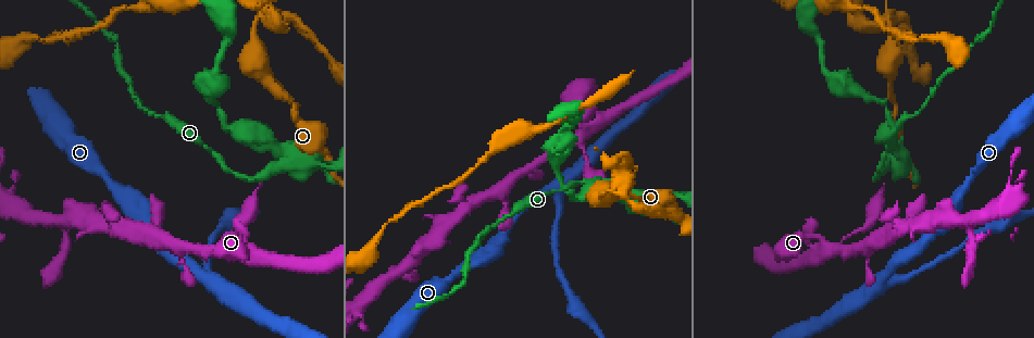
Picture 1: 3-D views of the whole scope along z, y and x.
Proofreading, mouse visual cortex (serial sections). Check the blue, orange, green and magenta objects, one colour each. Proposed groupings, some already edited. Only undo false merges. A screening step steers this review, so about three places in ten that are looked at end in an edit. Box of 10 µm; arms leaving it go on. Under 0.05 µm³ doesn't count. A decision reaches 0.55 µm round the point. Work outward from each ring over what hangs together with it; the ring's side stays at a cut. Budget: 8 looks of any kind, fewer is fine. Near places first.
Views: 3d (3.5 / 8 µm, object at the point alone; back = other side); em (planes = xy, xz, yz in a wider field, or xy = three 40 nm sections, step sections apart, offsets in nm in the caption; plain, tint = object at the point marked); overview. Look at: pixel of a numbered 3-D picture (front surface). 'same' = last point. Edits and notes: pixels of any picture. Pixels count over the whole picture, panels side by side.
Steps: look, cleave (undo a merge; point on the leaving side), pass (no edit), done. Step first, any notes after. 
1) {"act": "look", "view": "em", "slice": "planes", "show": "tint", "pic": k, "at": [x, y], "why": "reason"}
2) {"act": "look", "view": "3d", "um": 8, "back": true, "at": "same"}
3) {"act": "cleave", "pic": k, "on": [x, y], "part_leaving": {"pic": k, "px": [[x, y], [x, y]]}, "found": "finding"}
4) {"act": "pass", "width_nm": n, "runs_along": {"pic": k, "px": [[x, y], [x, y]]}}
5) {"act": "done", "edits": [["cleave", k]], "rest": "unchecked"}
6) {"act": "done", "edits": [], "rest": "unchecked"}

{"act": "look", "view": "3d", "um": 3.5, "pic": 1, "at": [581, 134], "why": "thin arm on a thick one"}

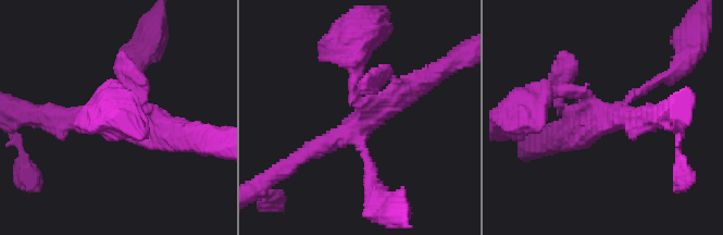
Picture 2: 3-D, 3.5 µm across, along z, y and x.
{"act": "look", "view": "em", "slice": "xy", "step": 3, "show": "tint", "pic": 2, "at": [361, 120], "arms": 4, "arm_widths_nm": [150, 200, 250, 400]}

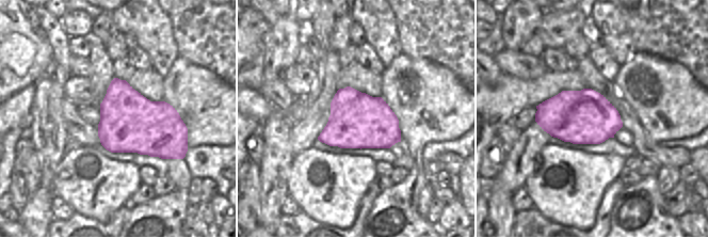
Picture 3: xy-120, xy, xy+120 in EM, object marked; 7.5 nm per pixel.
{"act": "pass", "runs_along": {"pic": 2, "px": [[352, 60], [362, 121], [299, 157]]}, "found": "all the same cell"}

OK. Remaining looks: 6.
{"act": "look", "view": "3d", "um": 3.5, "pic": 1, "at": [883, 276], "why": "sharp bend"}

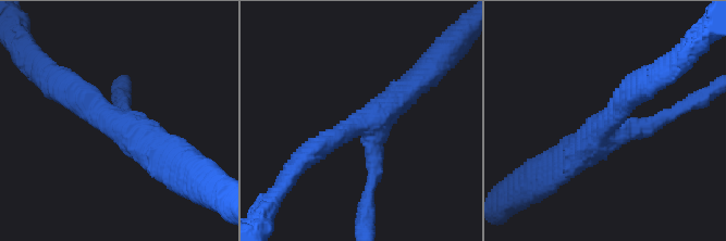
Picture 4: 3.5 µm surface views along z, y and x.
{"act": "look", "view": "em", "slice": "xy", "step": 2, "show": "tint", "pic": 4, "at": [122, 123], "arms": 3, "arm_widths_nm": [250, 350, 400]}

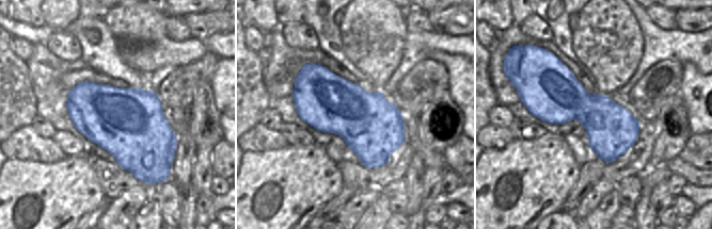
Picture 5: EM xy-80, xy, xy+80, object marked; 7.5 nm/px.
{"act": "pass", "width_nm": 460, "runs_along": {"pic": 4, "px": [[309, 153], [367, 125], [420, 80]]}, "found": "continuous, no second cell"}

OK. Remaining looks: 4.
{"act": "look", "view": "3d", "um": 8, "pic": 1, "at": [303, 165], "why": "sudden change in width"}

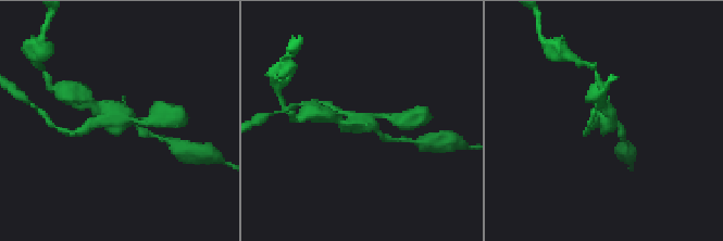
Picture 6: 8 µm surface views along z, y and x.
{"act": "look", "view": "em", "slice": "xy", "step": 1, "show": "tint", "at": "same", "why": "shape alone is not enough"}

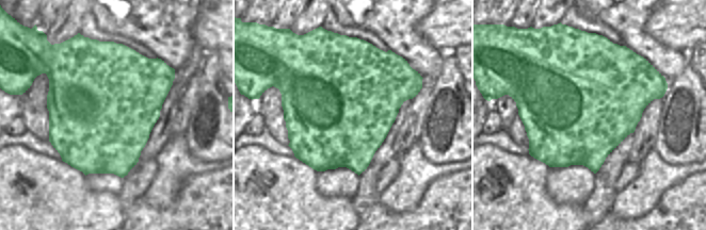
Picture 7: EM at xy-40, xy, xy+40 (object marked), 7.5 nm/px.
{"act": "cleave", "pic": 6, "on": [622, 135], "part_leaving": {"pic": 6, "px": [[101, 113], [84, 98], [67, 92]]}, "found": "a second cell is stuck on"}

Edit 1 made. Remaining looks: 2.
{"act": "done", "edits": [["cleave", 6]], "rest": "unchecked"}

